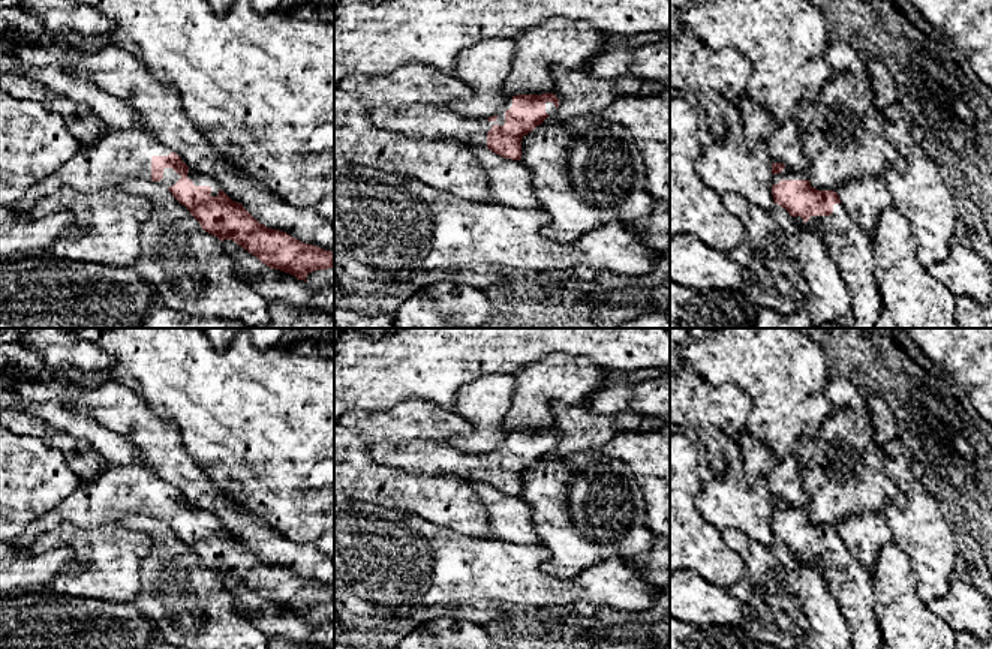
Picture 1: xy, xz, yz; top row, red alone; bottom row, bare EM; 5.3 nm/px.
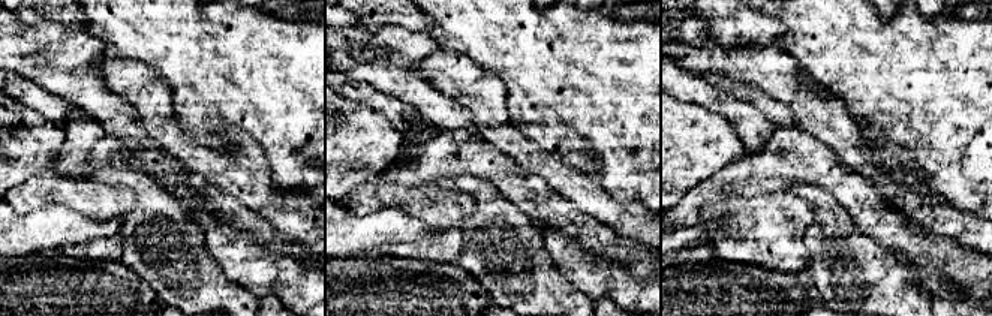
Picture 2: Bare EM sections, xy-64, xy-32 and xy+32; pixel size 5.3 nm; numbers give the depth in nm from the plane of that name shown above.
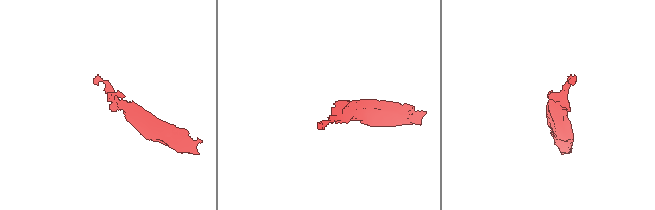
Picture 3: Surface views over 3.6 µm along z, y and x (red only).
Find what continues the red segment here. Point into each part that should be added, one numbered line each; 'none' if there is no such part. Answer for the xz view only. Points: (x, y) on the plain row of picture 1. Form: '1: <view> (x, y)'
1: xz (430, 457)

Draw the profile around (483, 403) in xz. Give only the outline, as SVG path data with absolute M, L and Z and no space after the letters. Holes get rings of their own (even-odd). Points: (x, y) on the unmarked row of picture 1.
M487 375L463 385L457 393L454 411L471 424L472 432L454 436L451 444L475 456L497 451L506 436L503 418L515 390L514 375Z

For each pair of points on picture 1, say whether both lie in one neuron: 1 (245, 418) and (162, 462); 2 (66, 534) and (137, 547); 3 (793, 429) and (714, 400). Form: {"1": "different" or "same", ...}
{"1": "different", "2": "same", "3": "different"}

